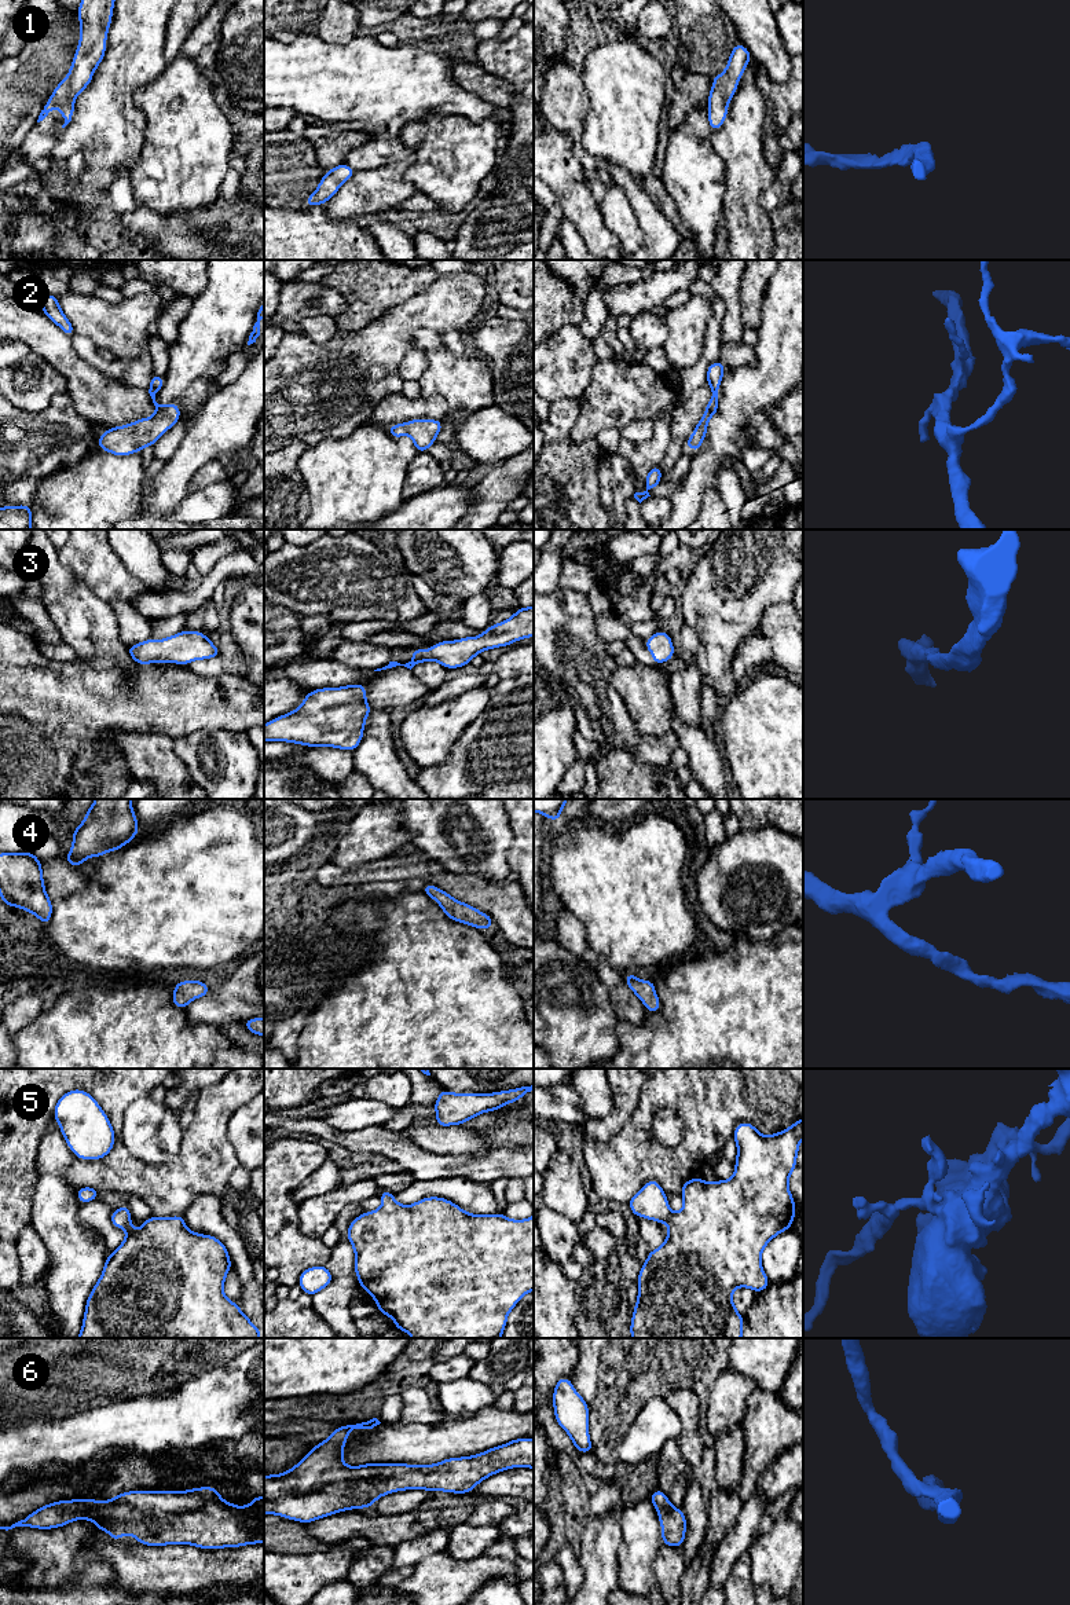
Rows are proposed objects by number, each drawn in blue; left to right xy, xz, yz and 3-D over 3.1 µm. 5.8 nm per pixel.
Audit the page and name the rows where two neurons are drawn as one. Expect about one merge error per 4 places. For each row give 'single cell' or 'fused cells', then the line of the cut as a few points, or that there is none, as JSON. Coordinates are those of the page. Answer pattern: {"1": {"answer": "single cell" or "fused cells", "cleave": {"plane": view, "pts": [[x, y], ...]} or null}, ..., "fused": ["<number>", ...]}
{"1": {"answer": "single cell", "cleave": null}, "2": {"answer": "single cell", "cleave": null}, "3": {"answer": "single cell", "cleave": null}, "4": {"answer": "single cell", "cleave": null}, "5": {"answer": "single cell", "cleave": null}, "6": {"answer": "single cell", "cleave": null}, "fused": []}

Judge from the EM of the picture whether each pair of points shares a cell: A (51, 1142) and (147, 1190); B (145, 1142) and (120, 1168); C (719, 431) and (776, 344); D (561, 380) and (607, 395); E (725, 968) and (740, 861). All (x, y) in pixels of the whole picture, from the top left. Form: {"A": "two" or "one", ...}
{"A": "two", "B": "two", "C": "one", "D": "two", "E": "two"}

